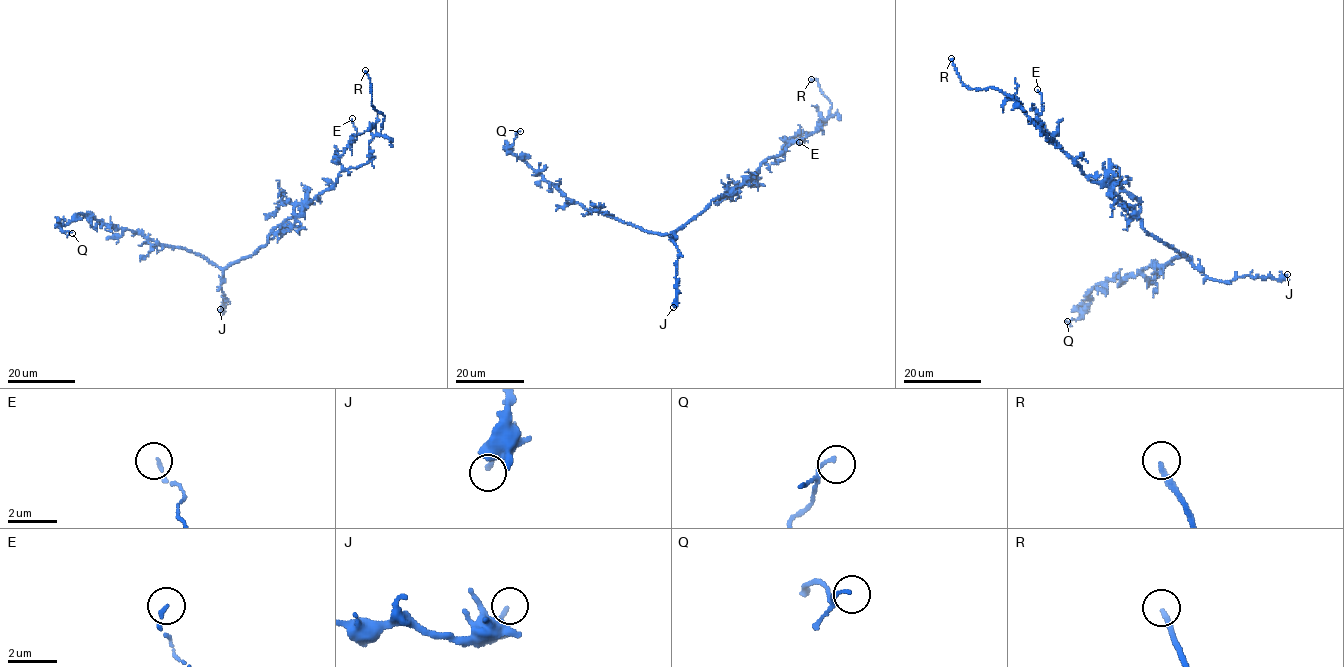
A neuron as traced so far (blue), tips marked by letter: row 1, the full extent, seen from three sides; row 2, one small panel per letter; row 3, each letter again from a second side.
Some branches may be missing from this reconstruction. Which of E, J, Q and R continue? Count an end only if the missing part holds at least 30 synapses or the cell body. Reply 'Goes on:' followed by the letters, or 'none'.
Goes on: R

